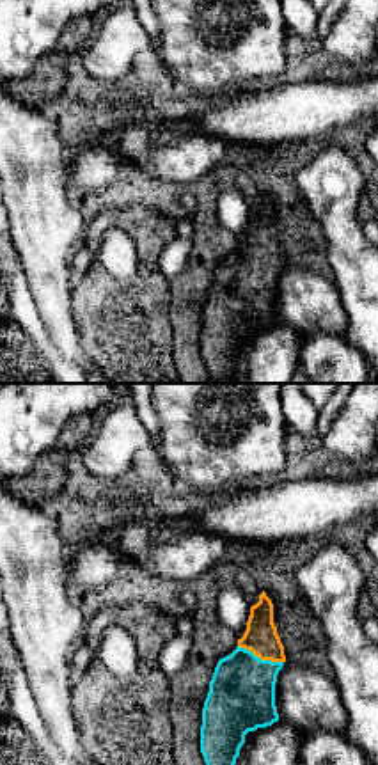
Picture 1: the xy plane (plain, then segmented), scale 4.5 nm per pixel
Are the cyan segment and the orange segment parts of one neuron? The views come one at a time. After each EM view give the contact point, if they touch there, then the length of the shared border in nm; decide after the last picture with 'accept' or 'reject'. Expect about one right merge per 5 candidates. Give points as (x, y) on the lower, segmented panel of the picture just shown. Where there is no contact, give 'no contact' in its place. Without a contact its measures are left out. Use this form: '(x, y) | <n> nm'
(259, 659) | 220 nm

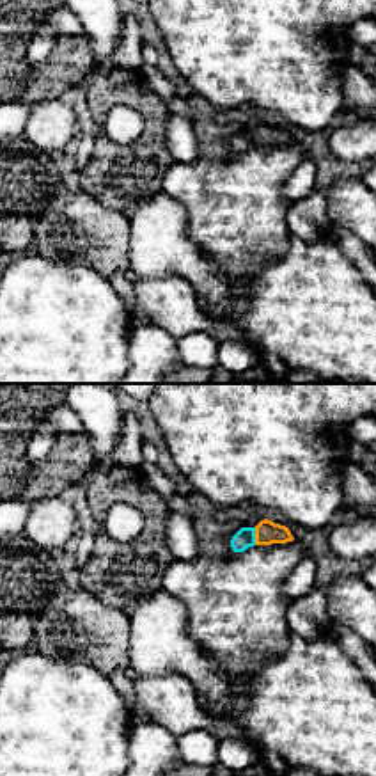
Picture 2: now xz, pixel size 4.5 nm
(254, 537) | 80 nm

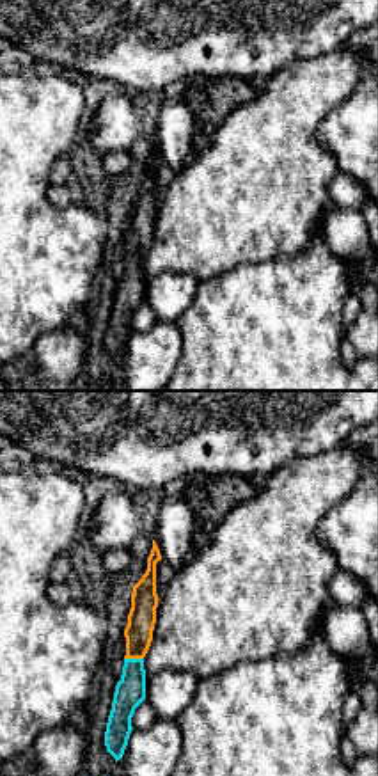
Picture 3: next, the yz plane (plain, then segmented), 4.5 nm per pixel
(133, 659) | 90 nm

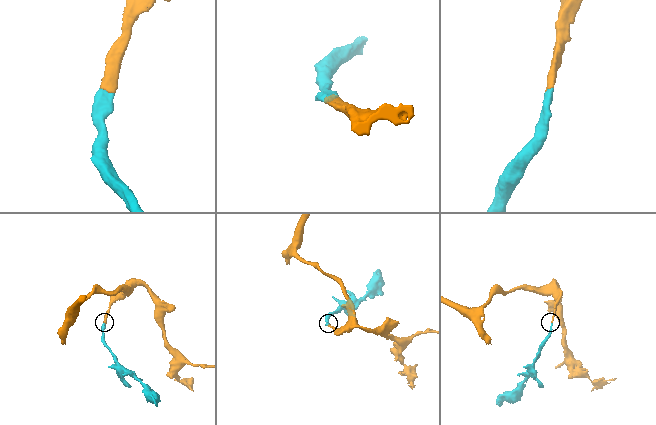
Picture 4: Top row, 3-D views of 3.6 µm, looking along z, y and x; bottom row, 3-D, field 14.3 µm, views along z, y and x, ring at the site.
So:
accept

